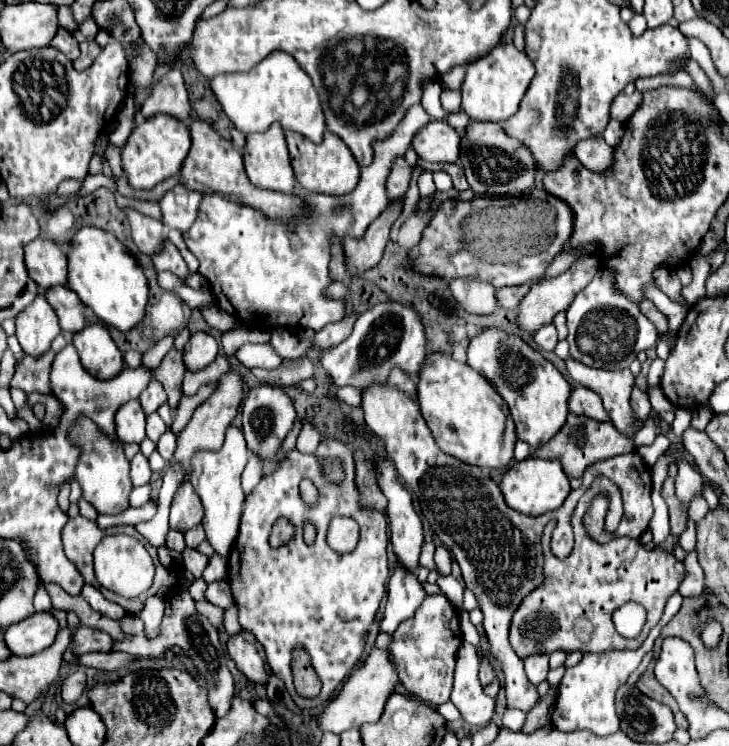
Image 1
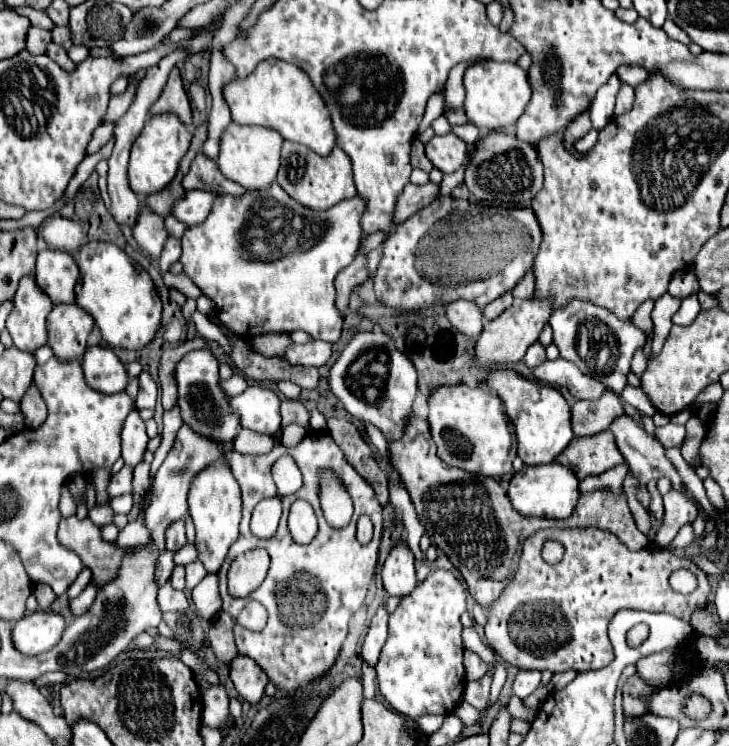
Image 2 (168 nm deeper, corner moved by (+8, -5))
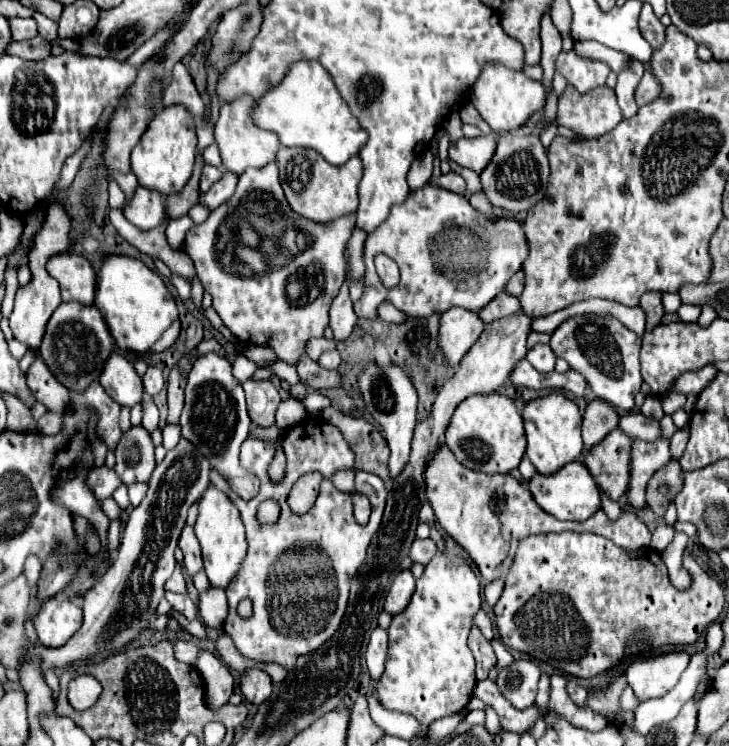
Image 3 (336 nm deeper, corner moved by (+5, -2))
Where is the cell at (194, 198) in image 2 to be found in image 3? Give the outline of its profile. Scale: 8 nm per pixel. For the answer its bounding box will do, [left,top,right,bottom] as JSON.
[199,172,237,210]

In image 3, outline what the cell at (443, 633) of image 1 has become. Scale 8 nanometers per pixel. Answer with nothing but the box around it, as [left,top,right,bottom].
[377,552,481,728]

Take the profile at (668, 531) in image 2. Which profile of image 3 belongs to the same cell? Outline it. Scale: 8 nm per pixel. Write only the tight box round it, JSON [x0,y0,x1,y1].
[651,524,675,550]

